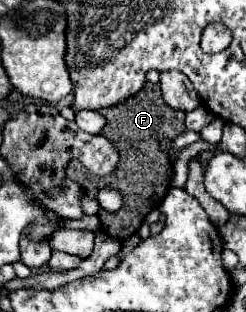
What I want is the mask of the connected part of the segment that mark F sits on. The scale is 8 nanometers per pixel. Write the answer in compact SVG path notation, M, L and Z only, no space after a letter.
M147 82L135 96L127 98L125 102L119 102L111 108L101 108L99 112L107 120L107 124L103 126L99 134L111 140L111 144L115 144L115 150L119 152L119 164L117 164L115 174L99 178L99 184L103 186L107 182L113 188L117 188L123 194L125 204L119 212L101 210L97 216L101 220L105 234L123 242L139 230L145 216L163 202L169 190L173 164L169 156L161 150L159 142L173 140L185 130L185 122L183 122L185 112L167 106L165 100L161 98L159 84L151 84L151 82Z

